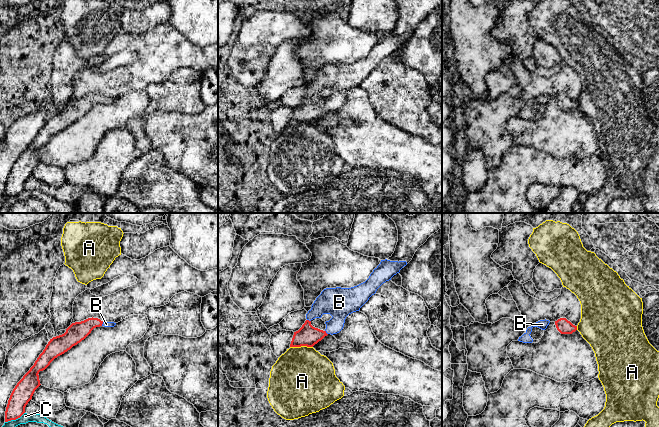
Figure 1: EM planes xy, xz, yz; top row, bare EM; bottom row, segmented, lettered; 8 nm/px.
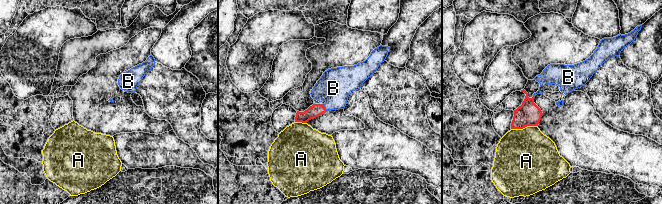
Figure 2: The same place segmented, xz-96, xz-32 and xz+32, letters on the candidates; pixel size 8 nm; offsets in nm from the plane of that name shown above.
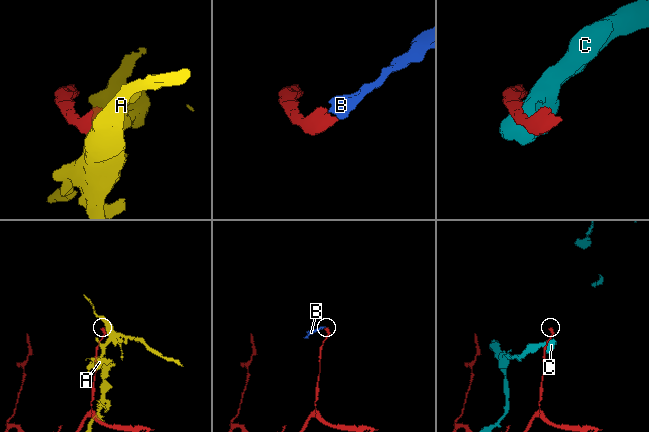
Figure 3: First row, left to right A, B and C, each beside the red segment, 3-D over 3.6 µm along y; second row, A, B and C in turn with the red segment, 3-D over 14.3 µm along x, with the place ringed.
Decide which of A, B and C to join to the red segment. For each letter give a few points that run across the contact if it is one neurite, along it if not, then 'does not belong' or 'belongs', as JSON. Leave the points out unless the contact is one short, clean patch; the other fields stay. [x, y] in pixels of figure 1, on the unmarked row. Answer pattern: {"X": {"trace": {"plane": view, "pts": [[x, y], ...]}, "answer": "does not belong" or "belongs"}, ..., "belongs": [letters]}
{"A": {"answer": "does not belong"}, "B": {"trace": {"plane": "xy", "pts": [[76, 108], [90, 99], [102, 99], [106, 100]]}, "answer": "belongs"}, "C": {"answer": "does not belong"}, "belongs": ["B"]}

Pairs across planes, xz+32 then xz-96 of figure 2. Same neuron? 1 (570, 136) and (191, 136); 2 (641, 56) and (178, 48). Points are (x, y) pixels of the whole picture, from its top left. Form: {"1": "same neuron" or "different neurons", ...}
{"1": "different neurons", "2": "different neurons"}

